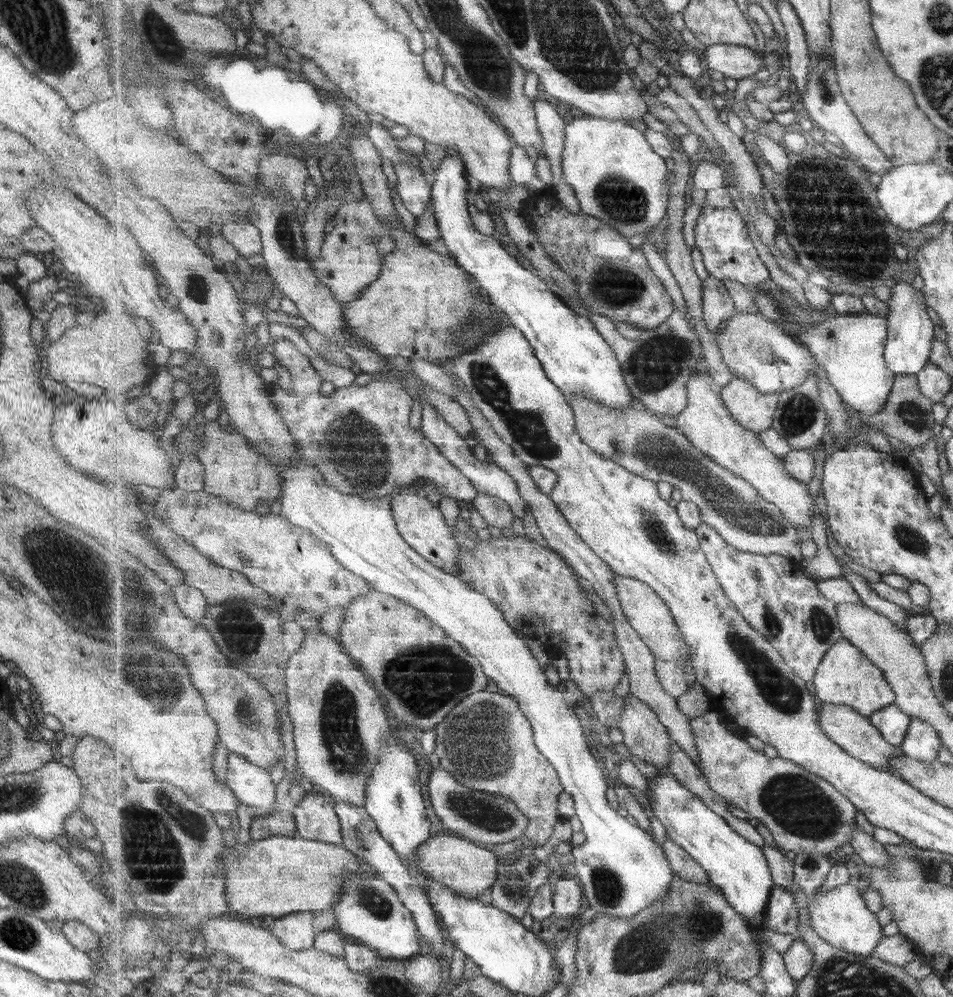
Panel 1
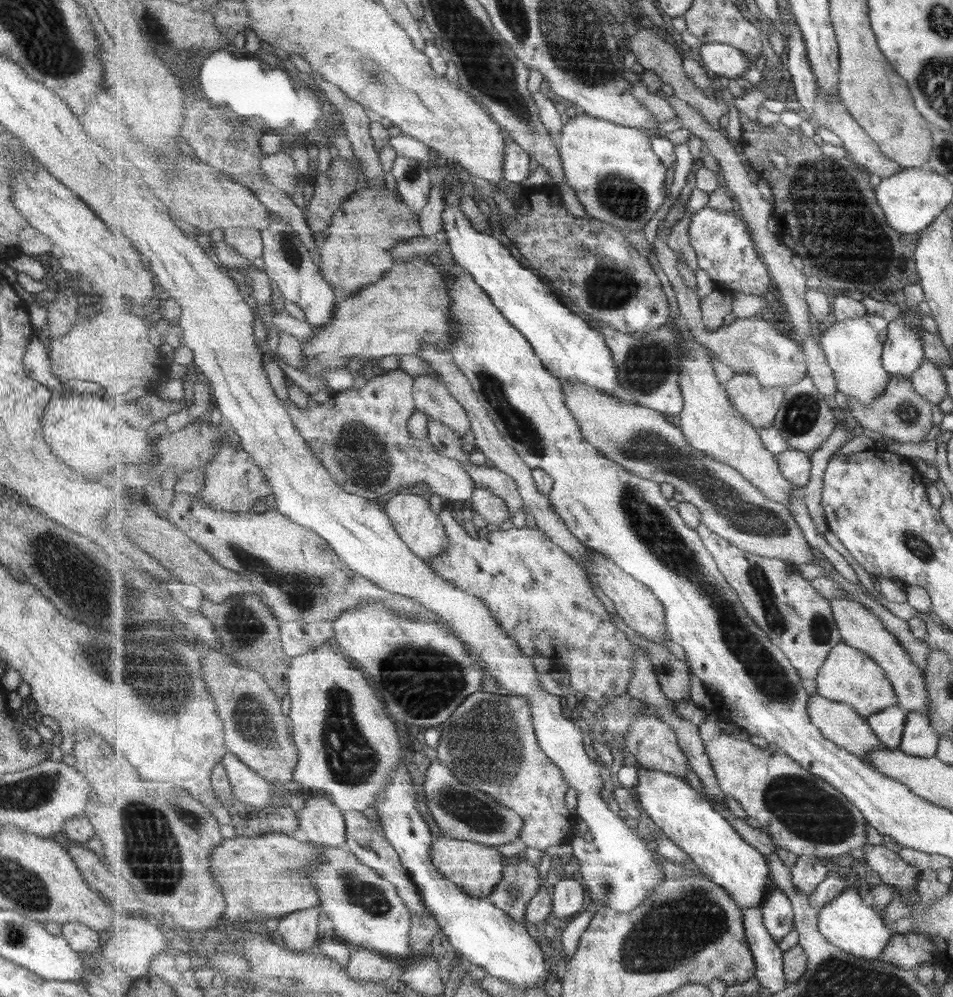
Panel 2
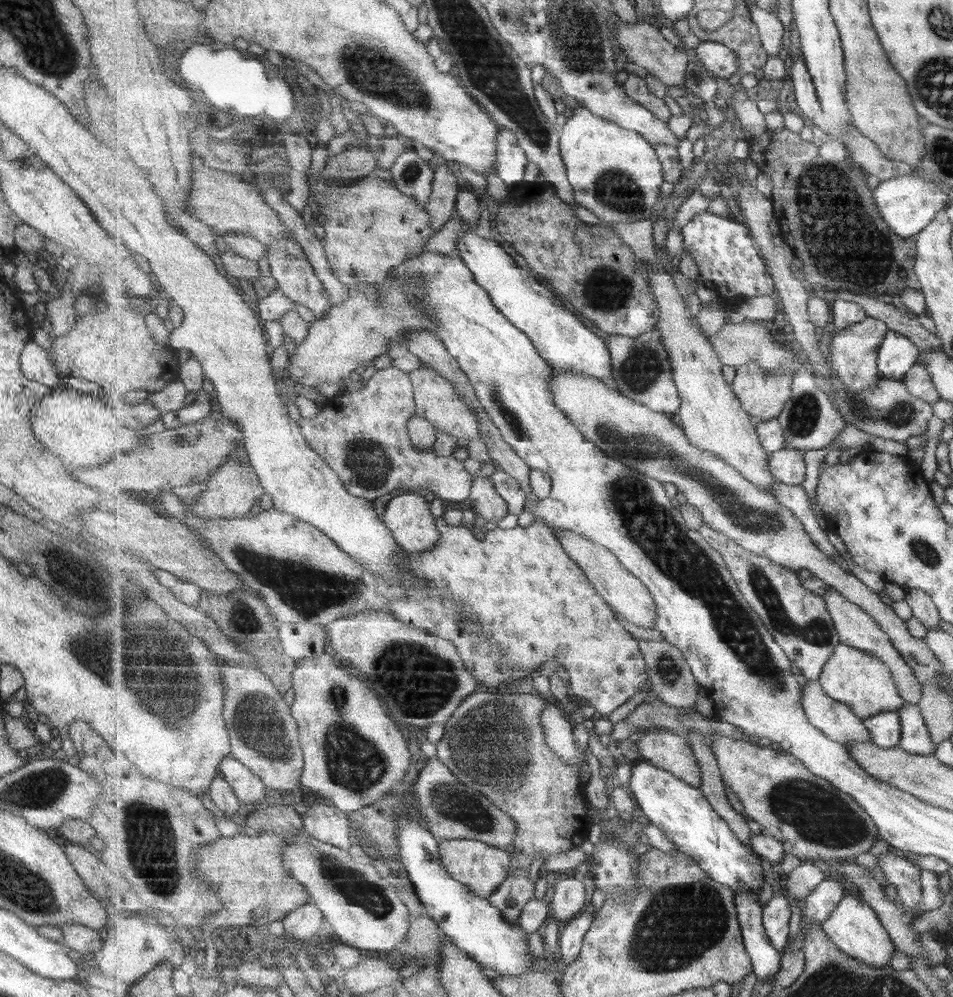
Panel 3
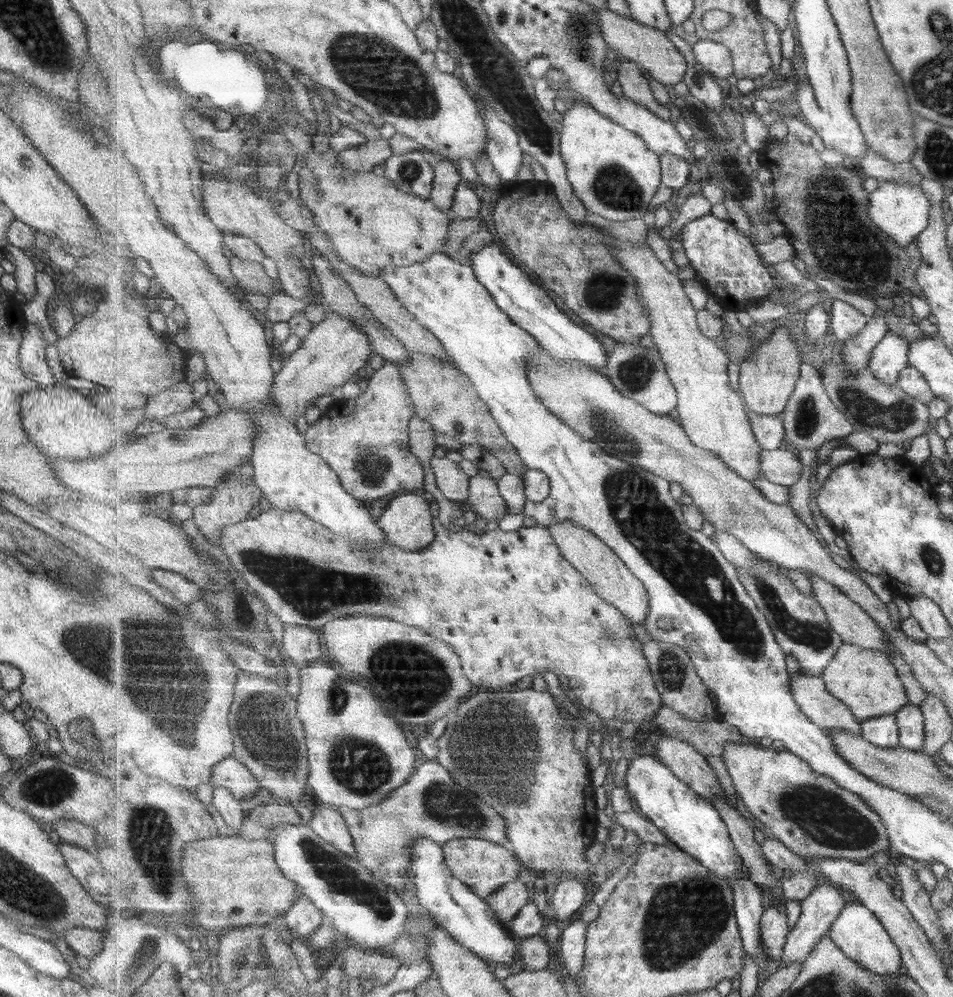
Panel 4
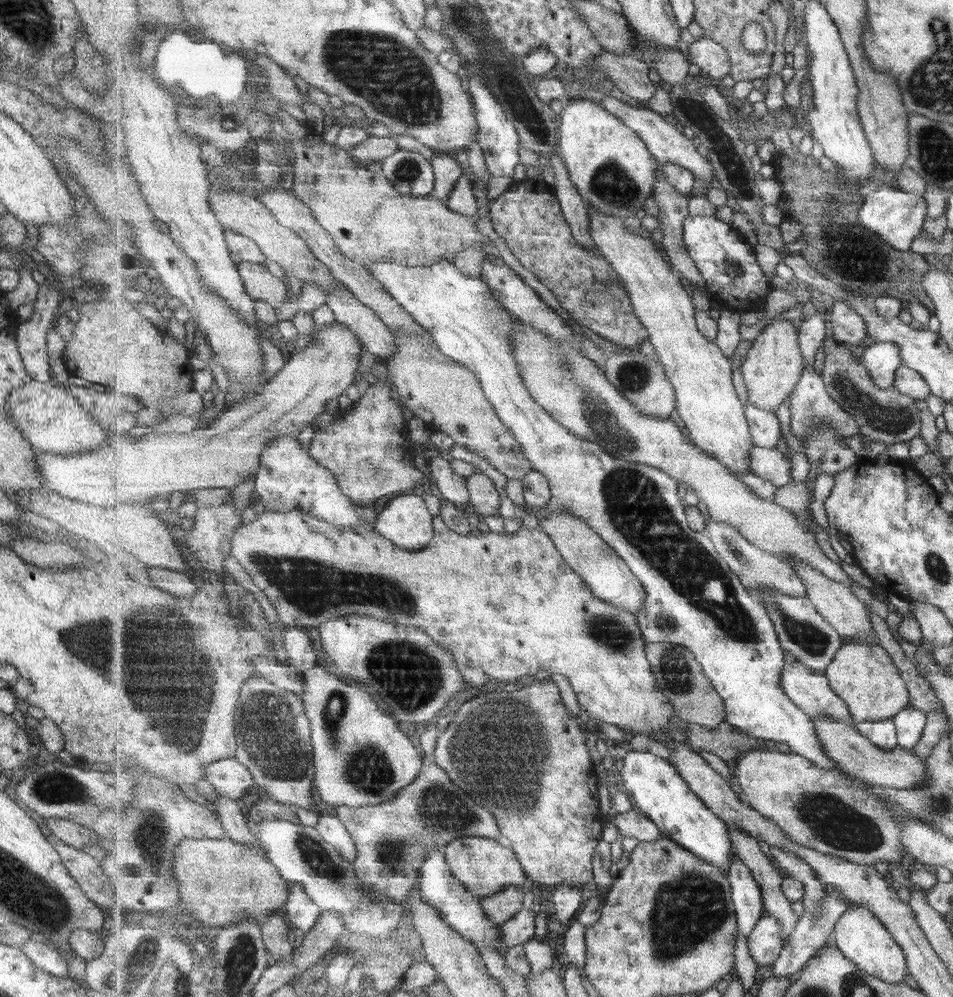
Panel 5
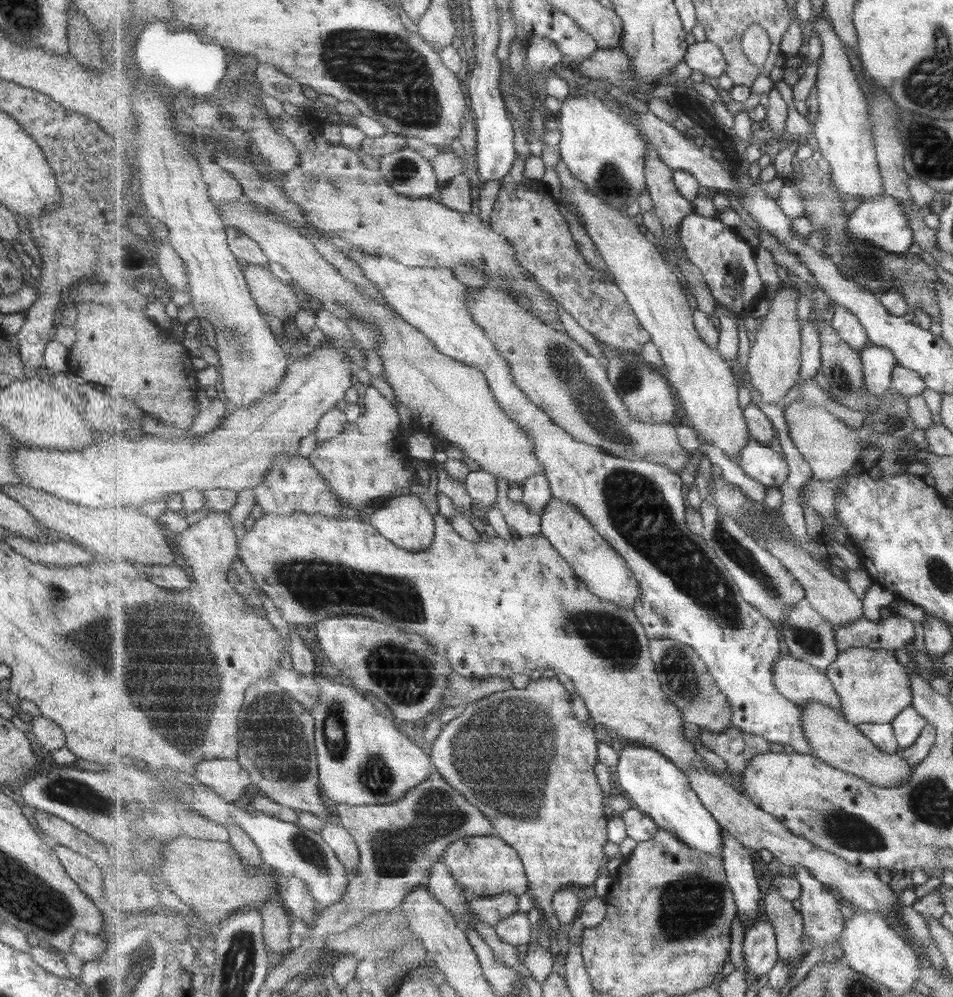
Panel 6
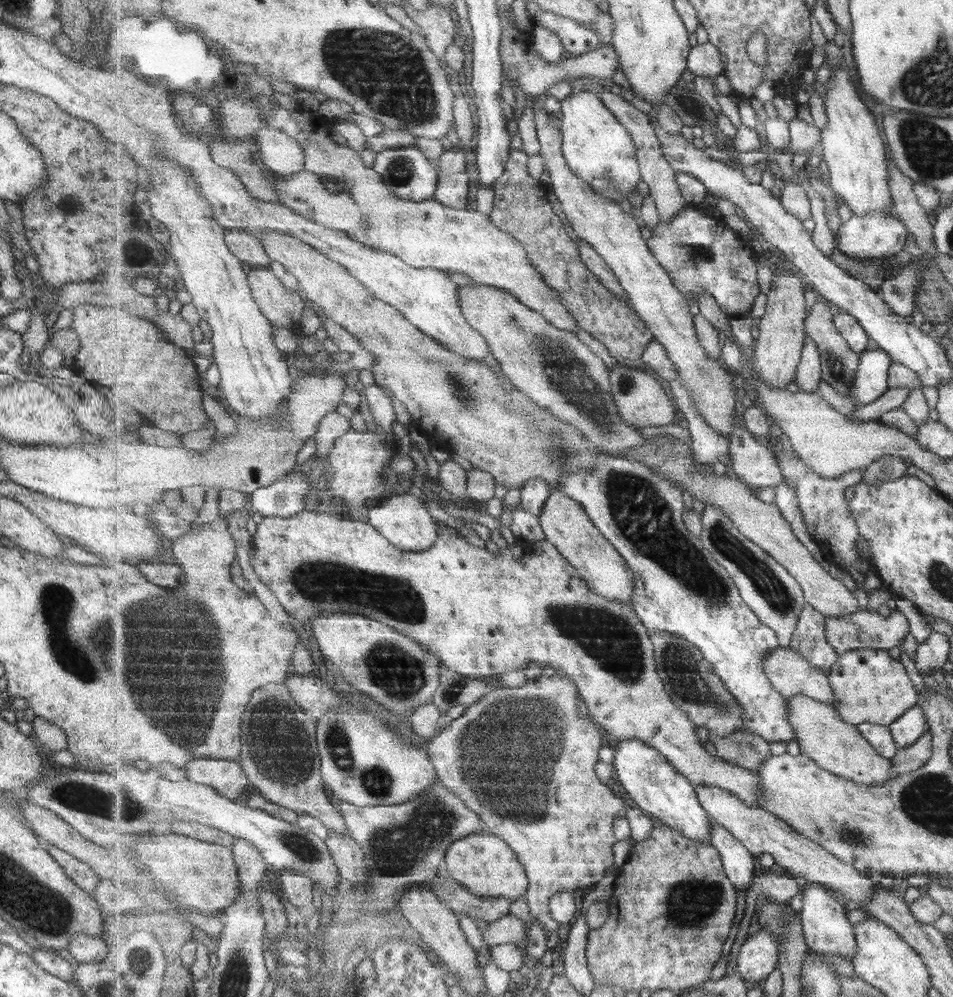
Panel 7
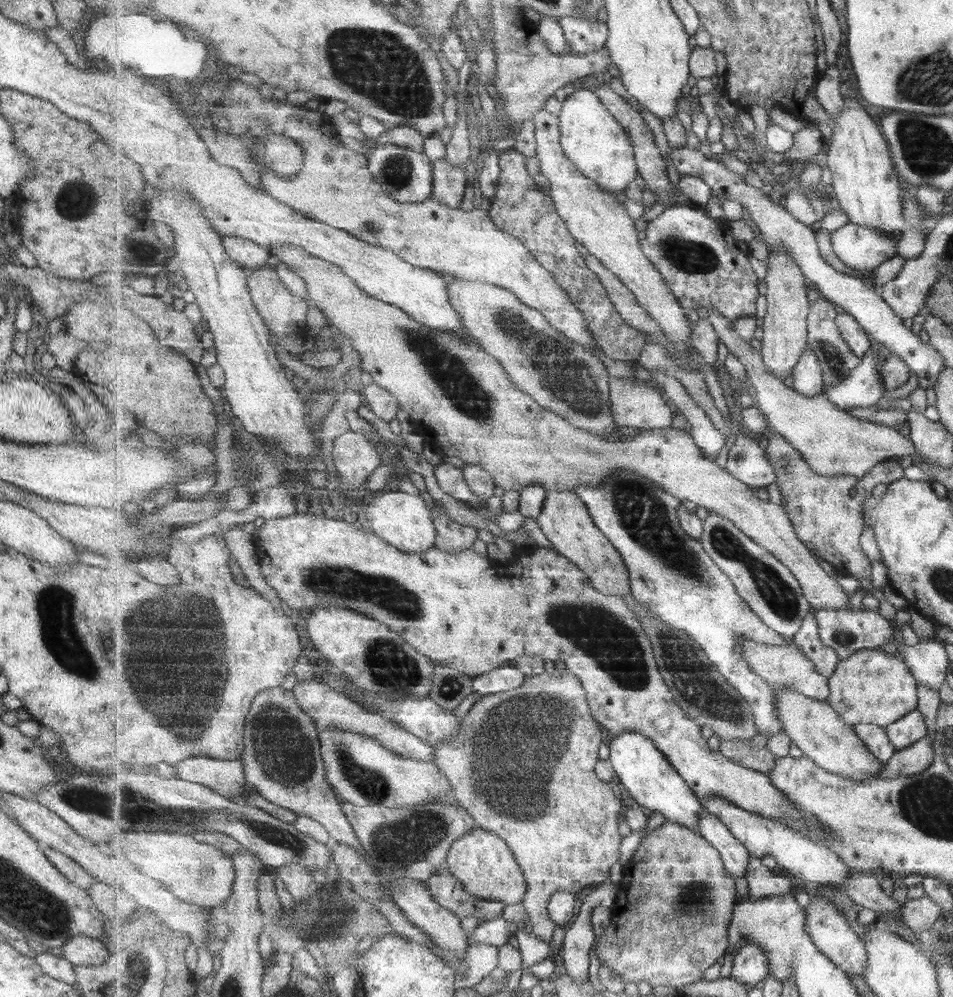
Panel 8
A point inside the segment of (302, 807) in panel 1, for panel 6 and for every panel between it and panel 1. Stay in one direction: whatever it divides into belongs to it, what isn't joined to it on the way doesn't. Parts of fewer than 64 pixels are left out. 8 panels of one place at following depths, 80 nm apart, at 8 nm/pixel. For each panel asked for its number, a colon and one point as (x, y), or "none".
2: (321, 820)
3: (326, 823)
4: (327, 822)
5: (331, 828)
6: (340, 840)

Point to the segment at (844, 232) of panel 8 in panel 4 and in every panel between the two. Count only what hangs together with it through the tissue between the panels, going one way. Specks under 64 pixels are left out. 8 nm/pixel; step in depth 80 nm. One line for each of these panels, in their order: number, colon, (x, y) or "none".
4: (901, 210)
5: (896, 215)
6: (881, 221)
7: (880, 234)

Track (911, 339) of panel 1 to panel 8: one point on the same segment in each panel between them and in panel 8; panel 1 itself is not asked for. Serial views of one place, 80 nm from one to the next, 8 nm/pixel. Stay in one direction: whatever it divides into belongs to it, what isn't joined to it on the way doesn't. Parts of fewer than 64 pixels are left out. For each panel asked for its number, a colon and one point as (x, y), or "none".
2: (904, 352)
3: (897, 356)
4: (891, 357)
5: (883, 360)
6: (879, 363)
7: (871, 383)
8: (865, 387)

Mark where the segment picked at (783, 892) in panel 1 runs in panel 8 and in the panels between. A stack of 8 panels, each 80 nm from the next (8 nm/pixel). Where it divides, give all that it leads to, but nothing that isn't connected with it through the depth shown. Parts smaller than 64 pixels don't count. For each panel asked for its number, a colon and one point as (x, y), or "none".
2: (779, 917)
3: (777, 911)
4: (774, 929)
5: (765, 943)
6: (761, 953)
7: (758, 957)
8: (751, 964)

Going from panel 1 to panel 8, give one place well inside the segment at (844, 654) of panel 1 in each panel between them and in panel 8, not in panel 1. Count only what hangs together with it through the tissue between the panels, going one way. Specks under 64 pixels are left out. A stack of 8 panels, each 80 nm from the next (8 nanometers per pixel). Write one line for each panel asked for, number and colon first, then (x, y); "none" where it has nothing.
2: (851, 676)
3: (862, 680)
4: (866, 680)
5: (866, 677)
6: (874, 688)
7: (869, 685)
8: (871, 686)

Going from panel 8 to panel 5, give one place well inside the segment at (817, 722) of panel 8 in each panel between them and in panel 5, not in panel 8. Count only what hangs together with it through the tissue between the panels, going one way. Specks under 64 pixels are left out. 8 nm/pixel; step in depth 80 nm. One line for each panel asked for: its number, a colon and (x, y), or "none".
5: (852, 752)
6: (836, 741)
7: (834, 744)

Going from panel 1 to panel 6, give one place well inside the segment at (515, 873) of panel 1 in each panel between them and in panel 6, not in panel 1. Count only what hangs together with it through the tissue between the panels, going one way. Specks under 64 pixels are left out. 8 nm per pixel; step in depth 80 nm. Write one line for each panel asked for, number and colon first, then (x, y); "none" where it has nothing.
2: (520, 883)
3: (511, 898)
4: (512, 897)
5: (500, 908)
6: (493, 909)

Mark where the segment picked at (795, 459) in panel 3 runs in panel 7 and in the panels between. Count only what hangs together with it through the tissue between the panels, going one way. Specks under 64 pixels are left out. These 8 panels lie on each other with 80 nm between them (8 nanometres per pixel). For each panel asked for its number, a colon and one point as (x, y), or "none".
4: (780, 466)
5: (774, 466)
6: (760, 461)
7: (754, 462)

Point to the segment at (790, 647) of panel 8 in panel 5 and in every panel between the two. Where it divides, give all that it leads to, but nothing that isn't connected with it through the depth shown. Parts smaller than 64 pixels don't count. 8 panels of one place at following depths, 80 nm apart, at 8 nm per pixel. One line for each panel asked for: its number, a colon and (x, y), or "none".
5: (812, 692)
6: (802, 682)
7: (791, 674)

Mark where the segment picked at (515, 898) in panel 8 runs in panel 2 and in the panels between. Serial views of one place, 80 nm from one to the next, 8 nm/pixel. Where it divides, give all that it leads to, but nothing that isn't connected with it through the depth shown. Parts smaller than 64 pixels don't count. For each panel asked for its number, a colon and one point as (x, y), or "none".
2: (476, 869)
3: (483, 868)
4: (486, 867)
5: (486, 867)
6: (483, 865)
7: (484, 864)

